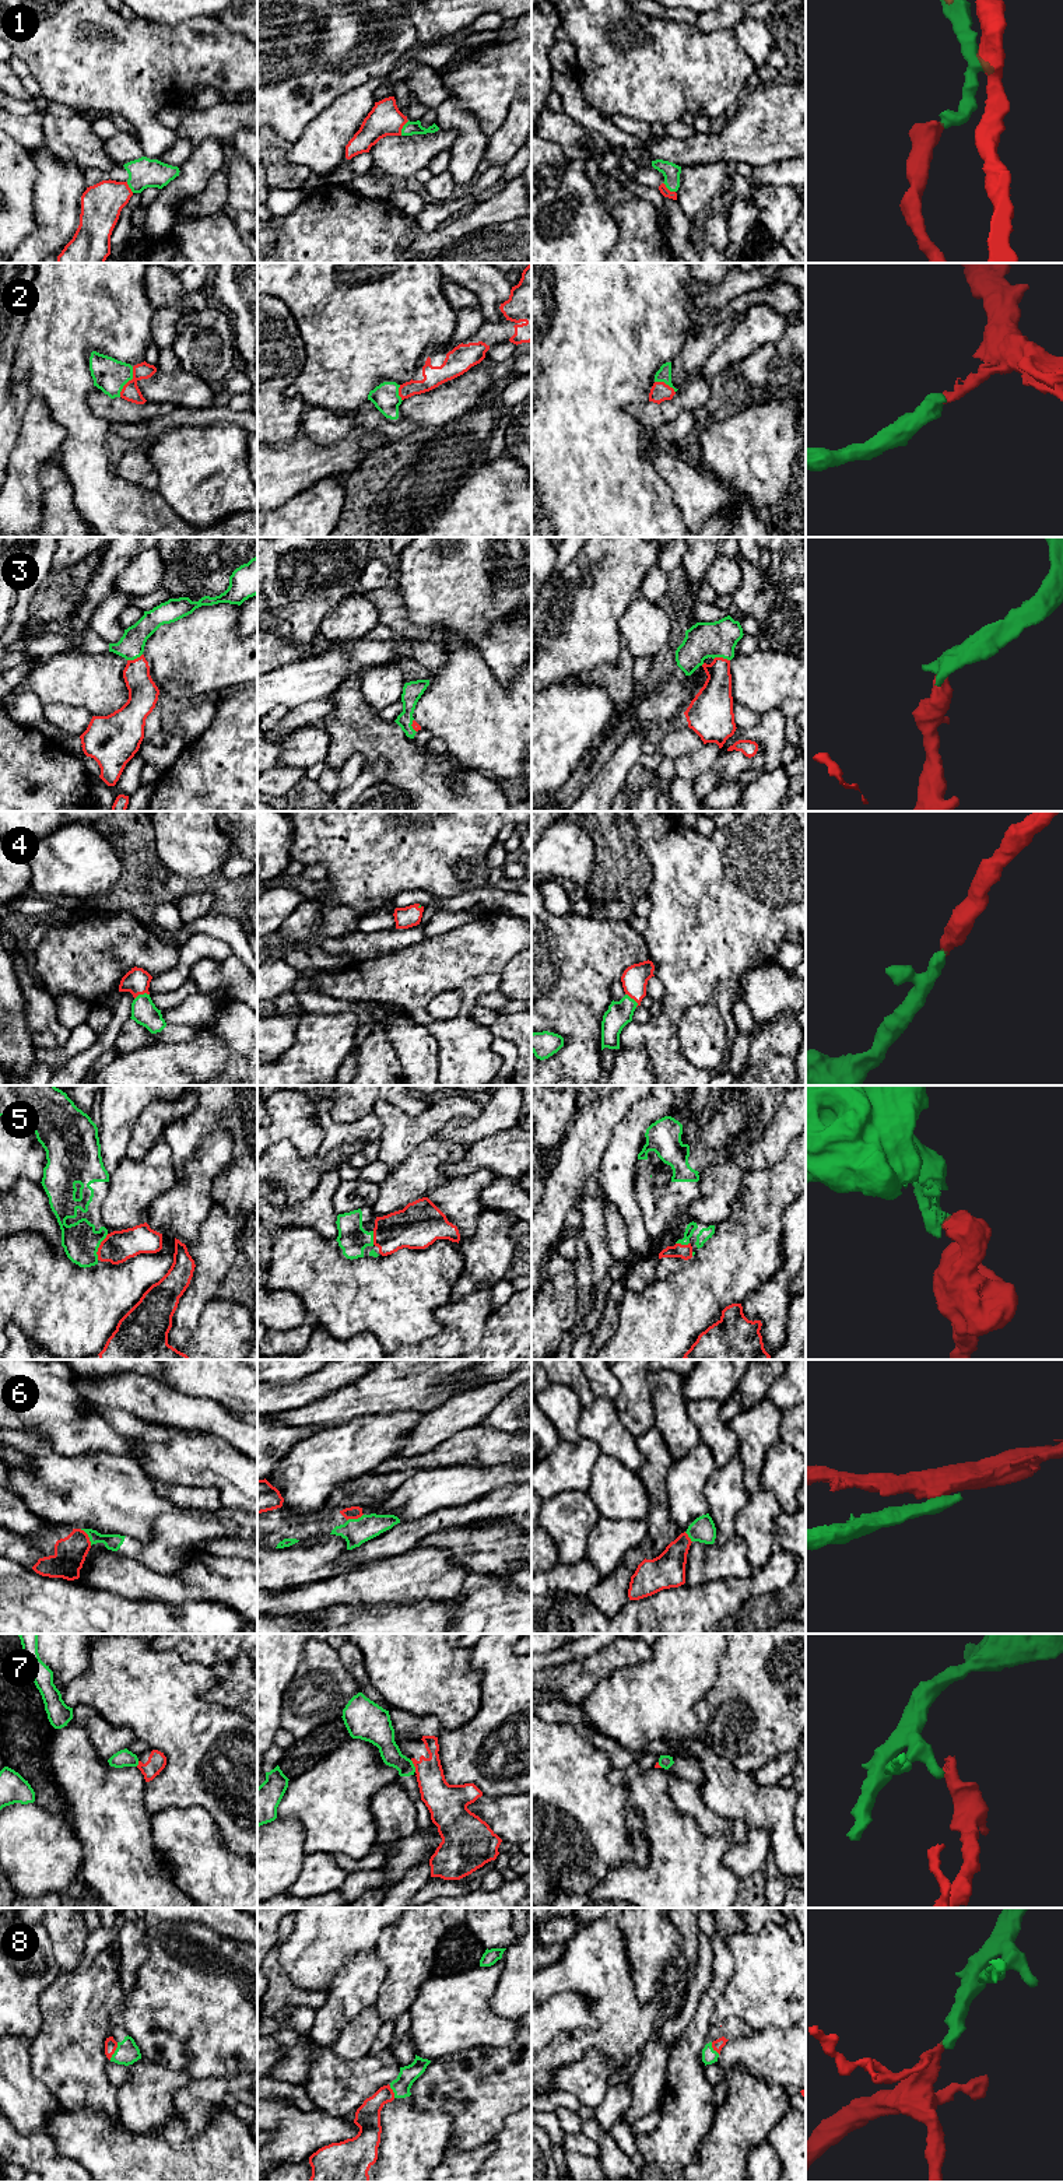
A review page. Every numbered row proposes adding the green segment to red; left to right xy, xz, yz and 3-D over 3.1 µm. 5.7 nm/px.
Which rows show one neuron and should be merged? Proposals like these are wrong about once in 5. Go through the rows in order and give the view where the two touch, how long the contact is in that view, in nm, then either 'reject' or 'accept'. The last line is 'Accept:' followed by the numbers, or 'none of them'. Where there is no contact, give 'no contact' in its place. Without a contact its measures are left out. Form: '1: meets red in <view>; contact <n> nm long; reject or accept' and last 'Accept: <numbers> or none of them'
1: meets red in xz; contact 100 nm long; accept
2: meets red in xy; contact 190 nm long; accept
3: meets red in yz; contact 100 nm long; accept
4: meets red in yz; contact 100 nm long; accept
5: meets red in xy; contact 170 nm long; accept
6: meets red in xy; contact 120 nm long; accept
7: meets red in xz; contact 80 nm long; reject
8: meets red in xy; contact 120 nm long; accept
Accept: 1, 2, 3, 4, 5, 6, 8

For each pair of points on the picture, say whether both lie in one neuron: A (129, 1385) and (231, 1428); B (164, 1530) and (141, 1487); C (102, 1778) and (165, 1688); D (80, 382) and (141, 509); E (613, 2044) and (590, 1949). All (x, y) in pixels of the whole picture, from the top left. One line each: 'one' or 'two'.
A: one
B: two
C: two
D: one
E: one

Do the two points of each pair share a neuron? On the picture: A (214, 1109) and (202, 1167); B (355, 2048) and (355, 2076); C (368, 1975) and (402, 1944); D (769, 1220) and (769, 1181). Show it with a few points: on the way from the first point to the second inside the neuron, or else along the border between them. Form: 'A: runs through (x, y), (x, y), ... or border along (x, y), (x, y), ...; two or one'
A: border along (223, 1122), (206, 1136), (189, 1158); two
B: border along (330, 2048), (347, 2059), (369, 2054); two
C: border along (375, 1949), (386, 1968), (386, 1977), (378, 1993); two
D: runs through (769, 1210), (769, 1191); one

